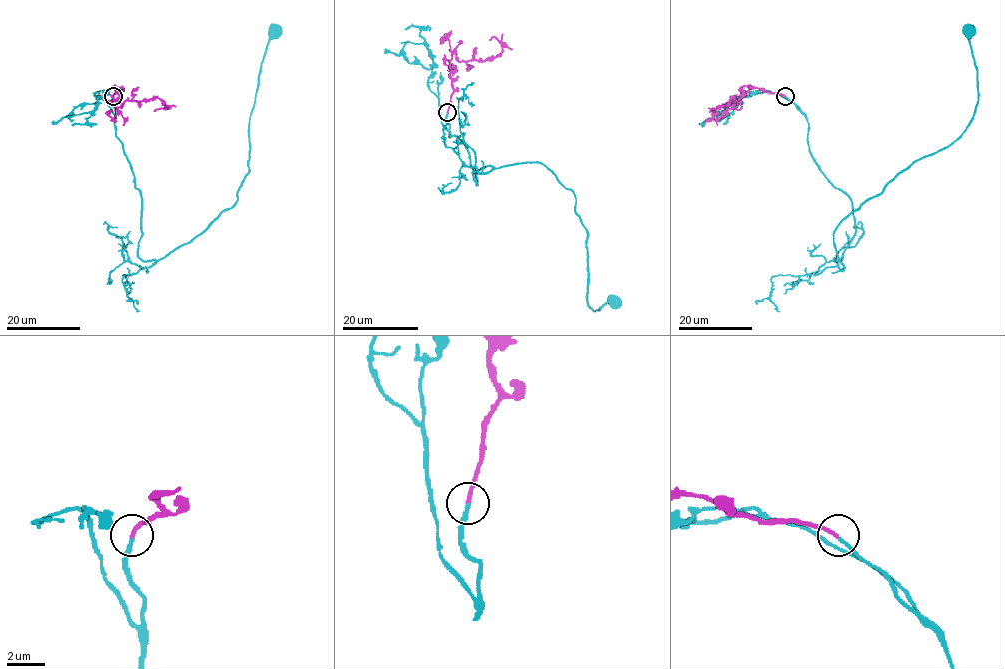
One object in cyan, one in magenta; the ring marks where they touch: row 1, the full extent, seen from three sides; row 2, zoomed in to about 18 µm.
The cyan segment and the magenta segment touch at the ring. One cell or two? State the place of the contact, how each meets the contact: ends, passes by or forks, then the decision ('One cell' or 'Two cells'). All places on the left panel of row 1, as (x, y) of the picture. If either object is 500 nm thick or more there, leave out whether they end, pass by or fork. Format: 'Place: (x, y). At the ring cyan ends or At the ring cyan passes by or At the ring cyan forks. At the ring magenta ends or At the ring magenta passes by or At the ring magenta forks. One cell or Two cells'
Place: (113, 96). At the ring cyan ends. At the ring magenta ends. One cell

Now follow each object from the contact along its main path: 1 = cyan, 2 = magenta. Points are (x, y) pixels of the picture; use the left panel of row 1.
1: (113, 96), (116, 137), (142, 197), (138, 255), (158, 260), (238, 200), (274, 32)
2: (113, 95), (118, 91), (117, 88), (119, 95), (115, 108), (126, 100), (157, 98), (166, 106), (154, 111)

